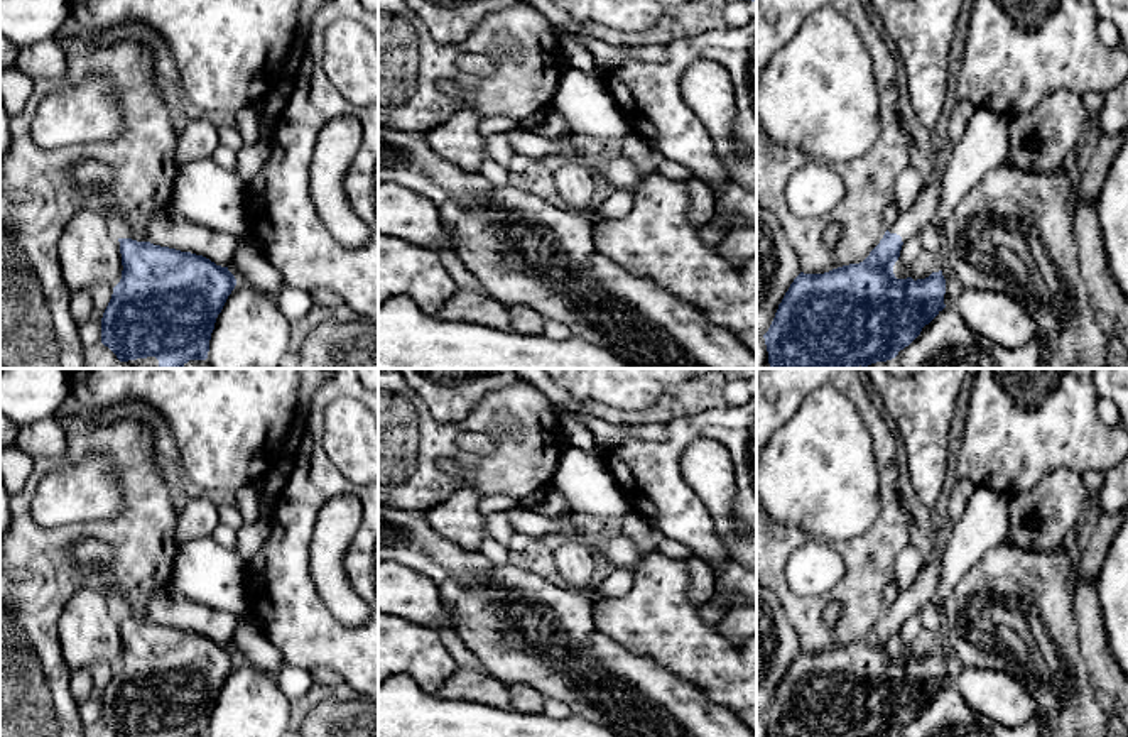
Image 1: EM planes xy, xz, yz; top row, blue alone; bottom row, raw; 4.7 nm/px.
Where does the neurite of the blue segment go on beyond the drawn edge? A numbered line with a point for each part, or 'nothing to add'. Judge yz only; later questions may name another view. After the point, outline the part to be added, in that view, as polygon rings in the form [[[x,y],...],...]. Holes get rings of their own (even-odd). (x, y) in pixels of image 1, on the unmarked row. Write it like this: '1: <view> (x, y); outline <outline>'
1: yz (909, 600); outline [[[930,560],[929,563],[924,563],[915,581],[905,588],[900,590],[897,600],[892,607],[888,607],[890,612],[897,612],[902,615],[902,620],[905,622],[907,617],[919,612],[920,607],[930,600],[930,595],[939,581],[941,576],[941,561]]]

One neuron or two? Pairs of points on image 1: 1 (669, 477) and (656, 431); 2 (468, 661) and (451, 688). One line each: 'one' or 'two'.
1: two
2: two

